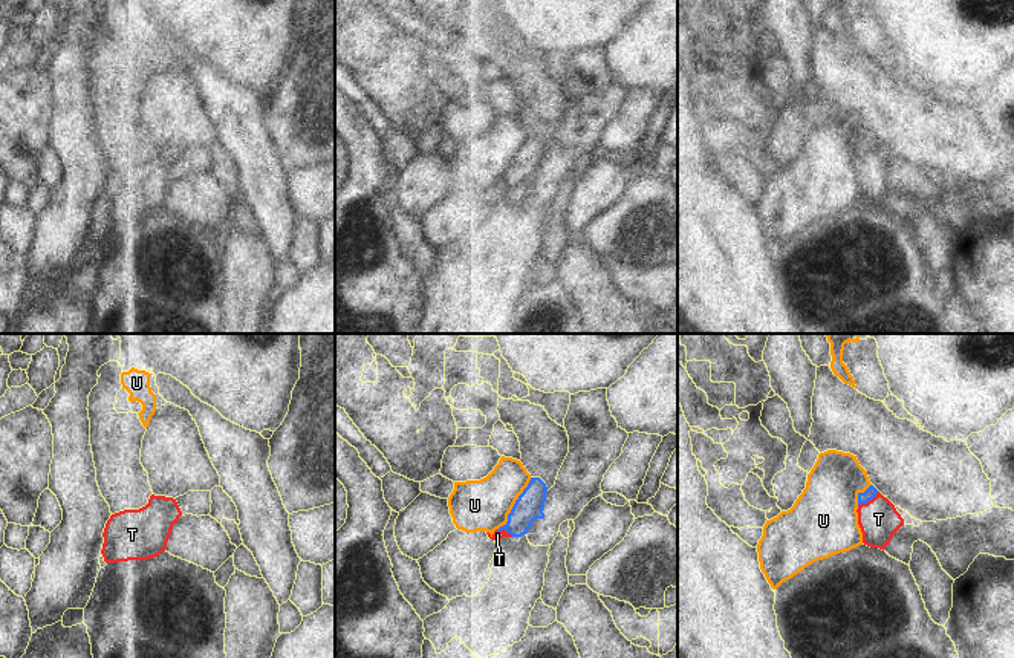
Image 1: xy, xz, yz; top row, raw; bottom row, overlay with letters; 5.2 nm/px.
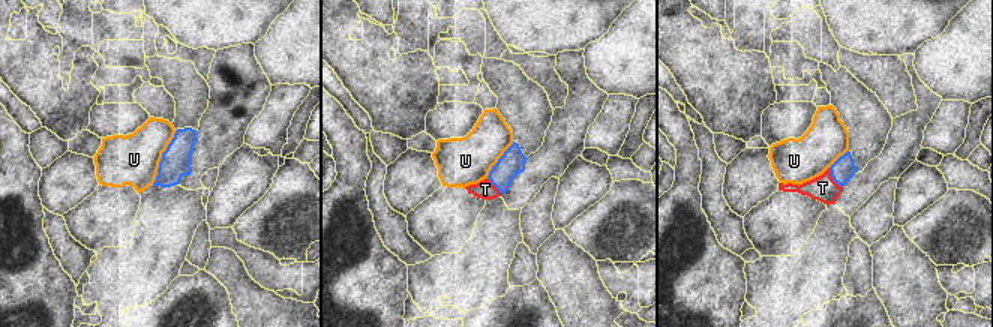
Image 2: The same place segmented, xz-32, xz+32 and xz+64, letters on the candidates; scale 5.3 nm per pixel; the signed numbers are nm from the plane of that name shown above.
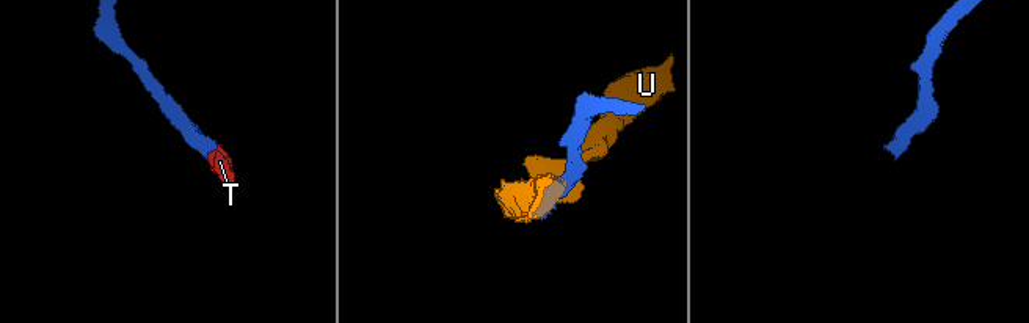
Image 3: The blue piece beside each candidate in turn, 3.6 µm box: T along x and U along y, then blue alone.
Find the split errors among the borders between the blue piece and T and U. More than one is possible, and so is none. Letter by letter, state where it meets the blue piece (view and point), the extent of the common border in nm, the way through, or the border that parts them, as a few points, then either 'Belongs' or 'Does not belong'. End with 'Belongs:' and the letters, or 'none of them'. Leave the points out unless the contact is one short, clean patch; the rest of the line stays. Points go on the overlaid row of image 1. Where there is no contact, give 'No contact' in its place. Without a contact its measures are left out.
T: Touches blue at yz (867, 501). Shared border 130 nm. Path across: yz (863, 498), (867, 501), (878, 519). Belongs
U: Touches blue at xz (514, 504). Shared border 340 nm. Boundary: xz (531, 478), (508, 519), (497, 530). Does not belong
Belongs: T

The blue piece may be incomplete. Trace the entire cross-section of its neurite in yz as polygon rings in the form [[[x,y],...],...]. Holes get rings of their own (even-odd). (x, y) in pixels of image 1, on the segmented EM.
[[[873,485],[858,493],[858,525],[863,533],[863,543],[870,548],[884,548],[893,534],[904,525],[904,519],[895,505],[884,497]]]

